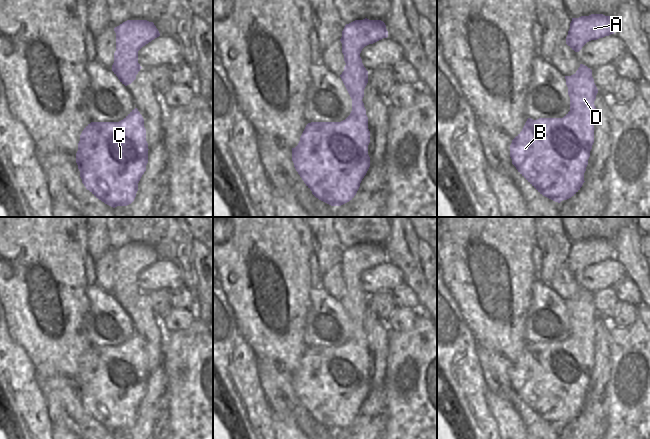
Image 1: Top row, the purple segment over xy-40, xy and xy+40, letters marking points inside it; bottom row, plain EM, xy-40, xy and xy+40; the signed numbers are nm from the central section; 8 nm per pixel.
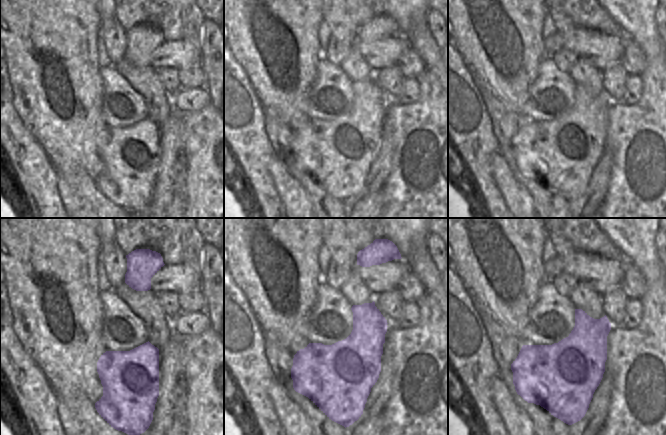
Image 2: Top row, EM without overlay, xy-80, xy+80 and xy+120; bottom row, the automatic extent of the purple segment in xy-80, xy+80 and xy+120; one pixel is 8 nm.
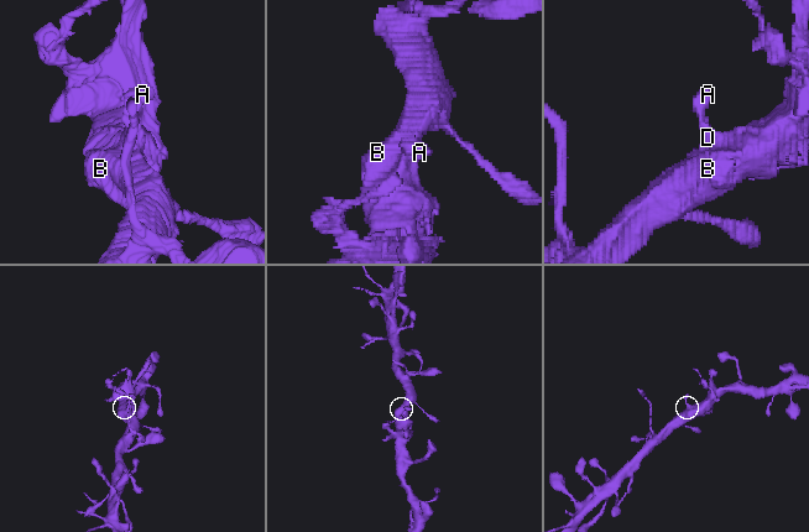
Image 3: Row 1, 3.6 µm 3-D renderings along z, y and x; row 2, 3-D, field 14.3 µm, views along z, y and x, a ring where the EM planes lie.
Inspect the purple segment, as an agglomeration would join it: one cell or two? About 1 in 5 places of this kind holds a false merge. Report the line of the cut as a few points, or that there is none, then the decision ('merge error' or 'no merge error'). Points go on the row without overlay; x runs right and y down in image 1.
no cut | no merge error

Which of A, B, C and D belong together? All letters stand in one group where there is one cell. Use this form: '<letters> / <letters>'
A B C D

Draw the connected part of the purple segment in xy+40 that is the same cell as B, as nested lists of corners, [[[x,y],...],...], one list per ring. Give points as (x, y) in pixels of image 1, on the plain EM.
[[[583,288],[565,303],[570,335],[563,342],[528,342],[510,369],[512,388],[518,396],[540,418],[558,427],[574,420],[585,406],[584,397],[594,367],[594,325],[598,317],[592,294]]]

